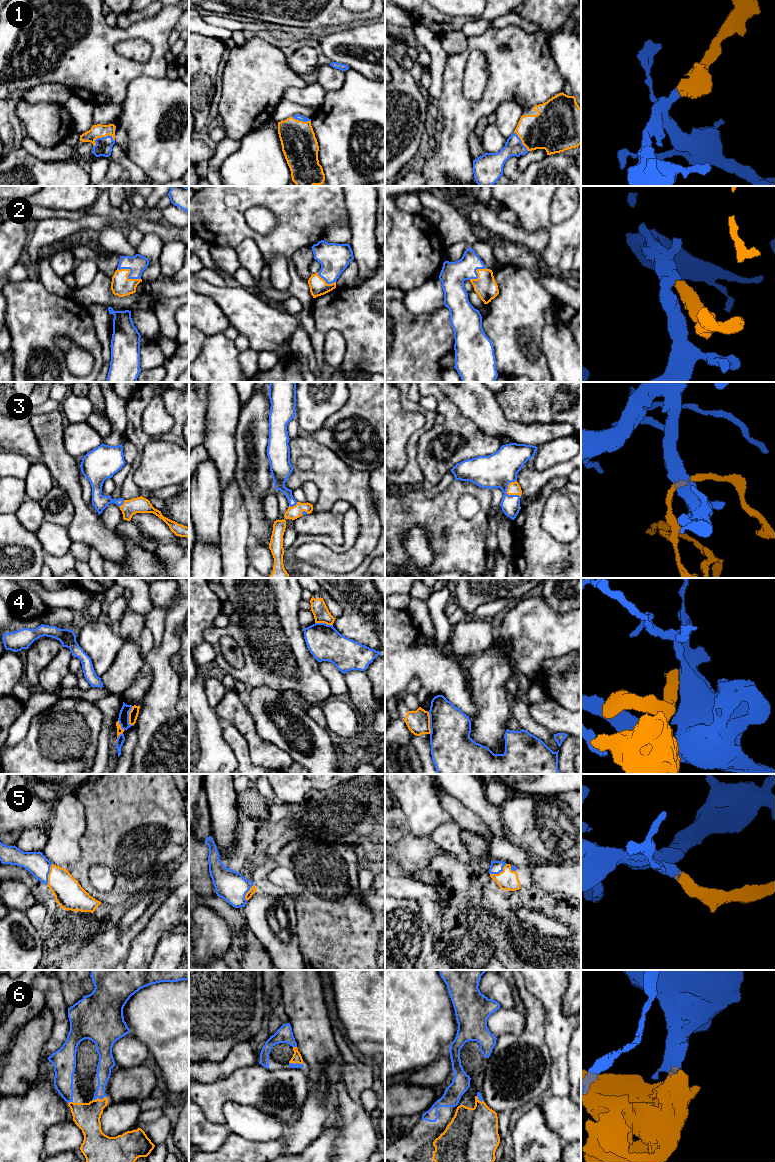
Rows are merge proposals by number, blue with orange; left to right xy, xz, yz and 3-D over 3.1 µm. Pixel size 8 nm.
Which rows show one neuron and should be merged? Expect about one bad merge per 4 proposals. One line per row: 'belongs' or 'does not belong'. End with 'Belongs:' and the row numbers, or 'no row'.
1: belongs
2: belongs
3: belongs
4: does not belong
5: belongs
6: belongs
Belongs: 1, 2, 3, 5, 6

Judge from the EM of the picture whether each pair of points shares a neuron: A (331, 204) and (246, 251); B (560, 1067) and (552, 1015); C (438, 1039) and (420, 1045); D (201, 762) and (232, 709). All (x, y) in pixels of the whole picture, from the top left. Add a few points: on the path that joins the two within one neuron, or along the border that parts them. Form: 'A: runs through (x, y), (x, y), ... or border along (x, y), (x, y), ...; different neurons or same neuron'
A: border along (234, 248), (245, 239), (251, 238), (266, 262); different neurons
B: runs through (559, 1054), (558, 1028); same neuron
C: runs through (434, 1039), (426, 1039), (424, 1041); same neuron
D: border along (213, 708), (220, 718); different neurons

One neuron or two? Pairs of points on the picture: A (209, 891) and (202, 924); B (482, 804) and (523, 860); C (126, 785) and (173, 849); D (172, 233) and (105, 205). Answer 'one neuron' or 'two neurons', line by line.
A: two neurons
B: one neuron
C: one neuron
D: one neuron

